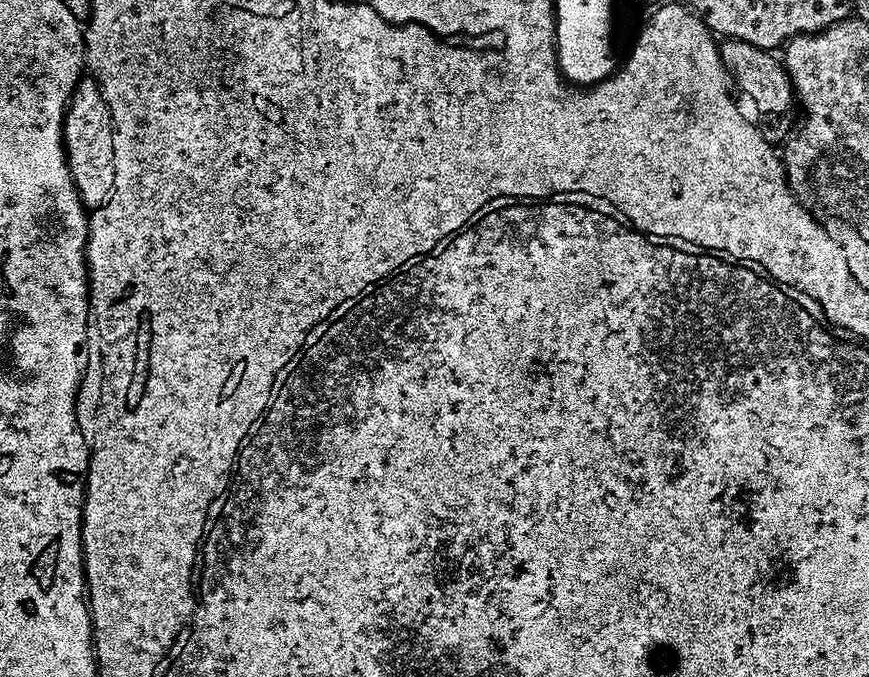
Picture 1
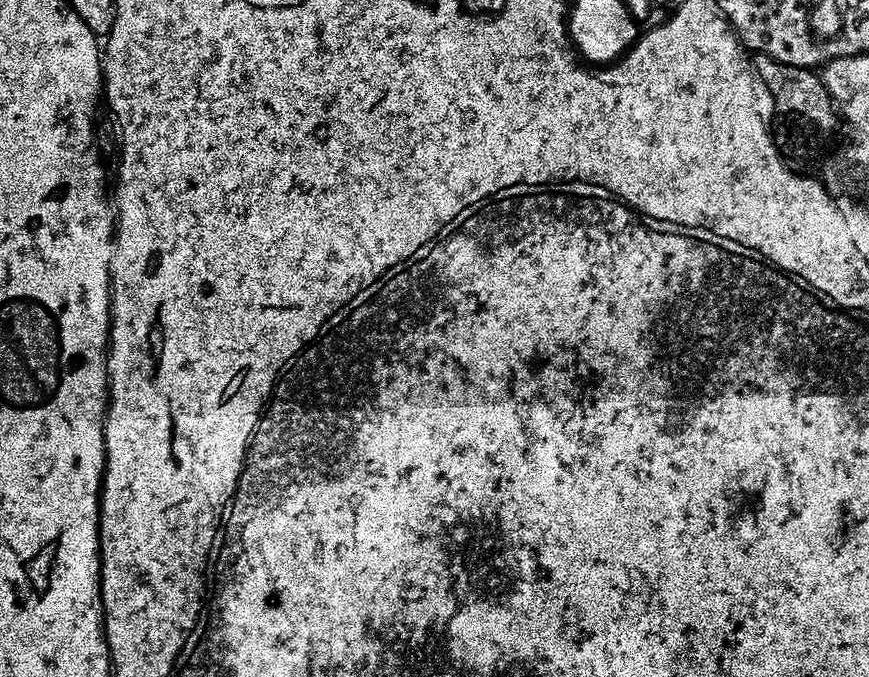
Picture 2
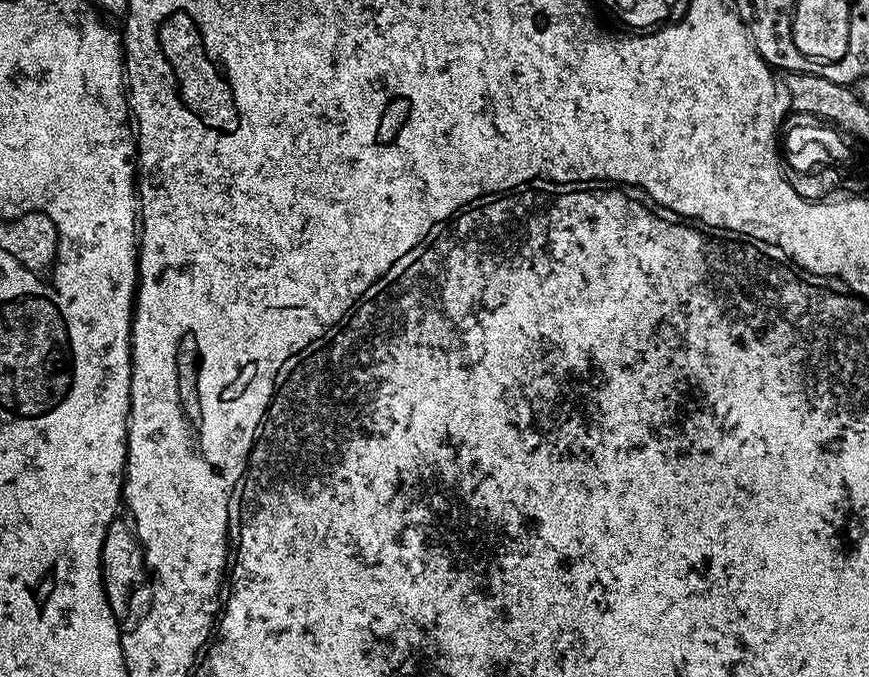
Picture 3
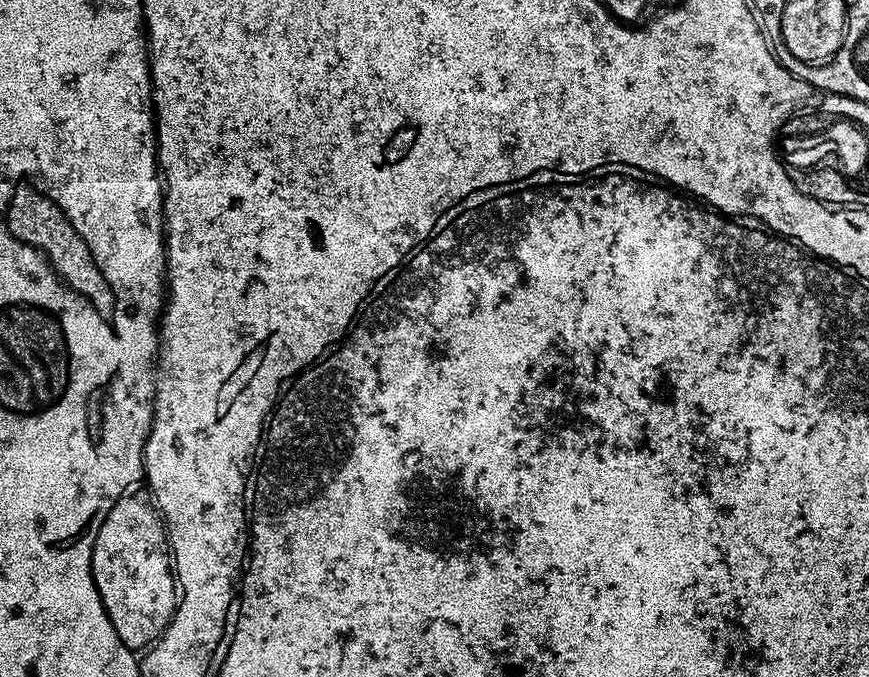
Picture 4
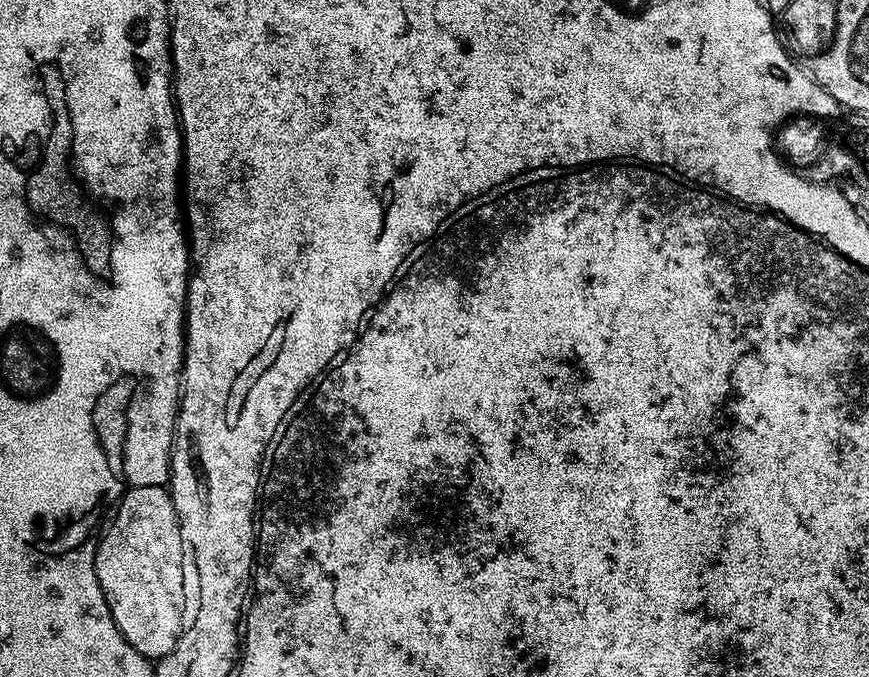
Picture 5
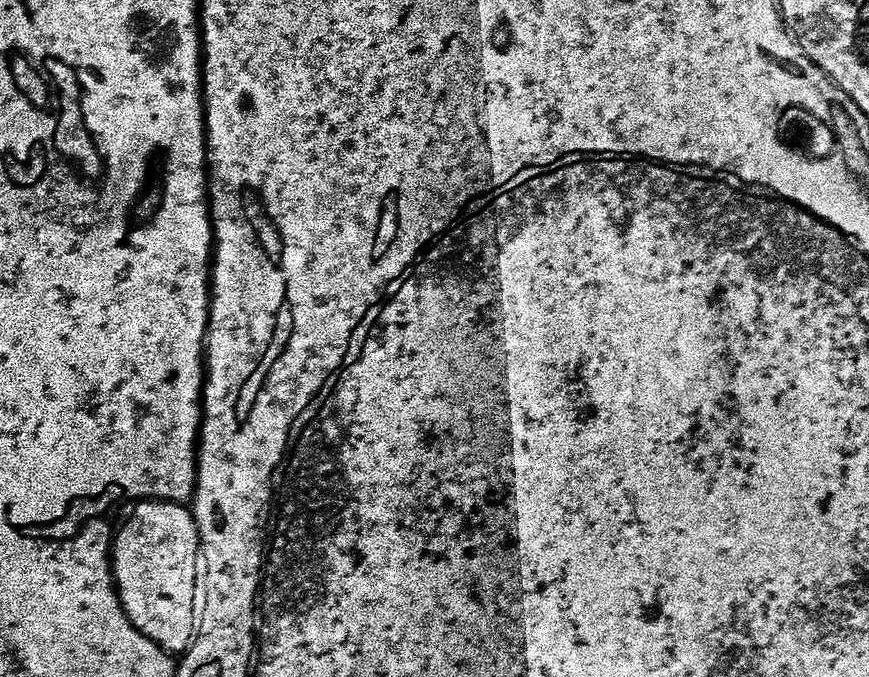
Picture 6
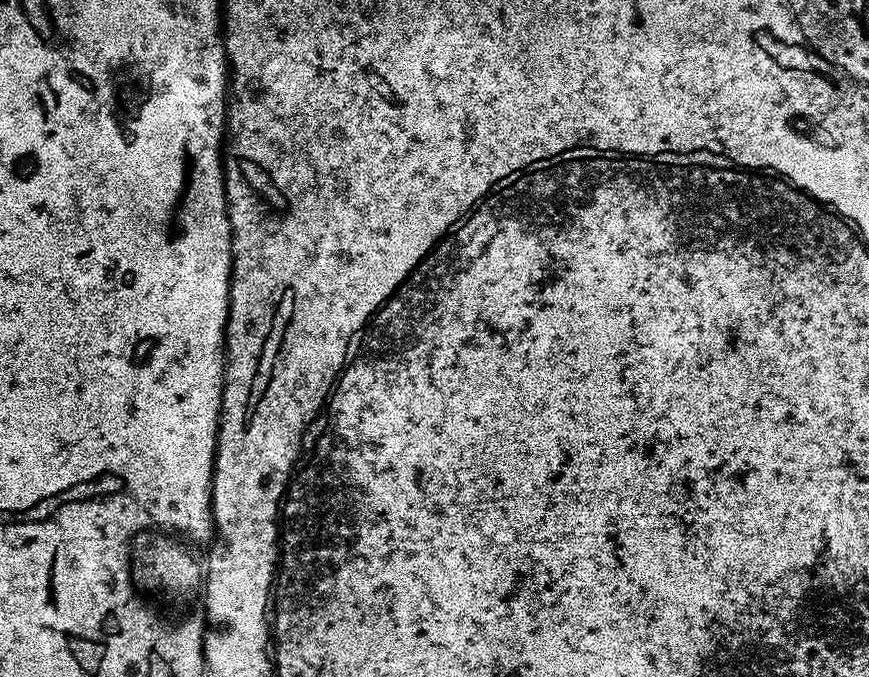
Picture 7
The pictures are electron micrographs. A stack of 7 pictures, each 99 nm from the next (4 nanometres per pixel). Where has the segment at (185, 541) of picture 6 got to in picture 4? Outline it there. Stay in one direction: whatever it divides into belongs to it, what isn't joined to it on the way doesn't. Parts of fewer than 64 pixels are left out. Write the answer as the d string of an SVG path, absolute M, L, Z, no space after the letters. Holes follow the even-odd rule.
M125 494L118 502L114 502L110 514L106 514L98 530L92 551L92 577L118 638L122 638L127 648L144 650L155 644L172 623L172 615L176 613L178 603L178 585L174 564L170 559L166 525L159 511L147 499L144 501L142 497L132 495Z

